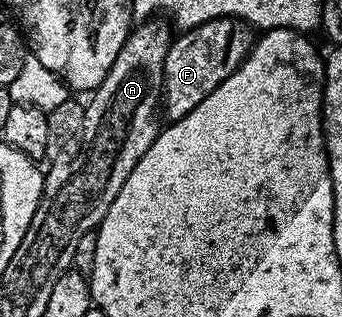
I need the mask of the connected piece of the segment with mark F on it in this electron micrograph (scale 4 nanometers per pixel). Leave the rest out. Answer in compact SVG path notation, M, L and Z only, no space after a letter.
M234 16L217 18L196 28L180 31L172 39L165 54L162 115L171 122L185 118L185 114L192 112L201 101L209 98L209 94L213 94L213 90L217 90L217 86L221 86L221 82L229 78L229 74L243 65L243 59L251 52L252 43L251 25Z

